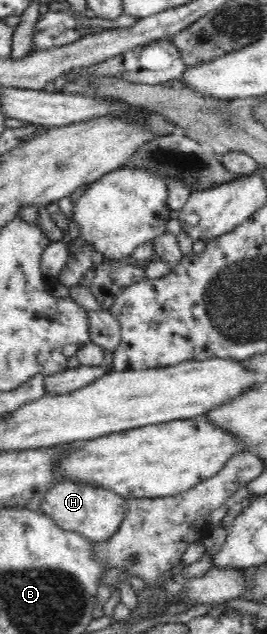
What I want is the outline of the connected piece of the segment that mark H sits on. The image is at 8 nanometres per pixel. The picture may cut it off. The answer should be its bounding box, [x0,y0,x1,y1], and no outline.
[40,479,128,541]

